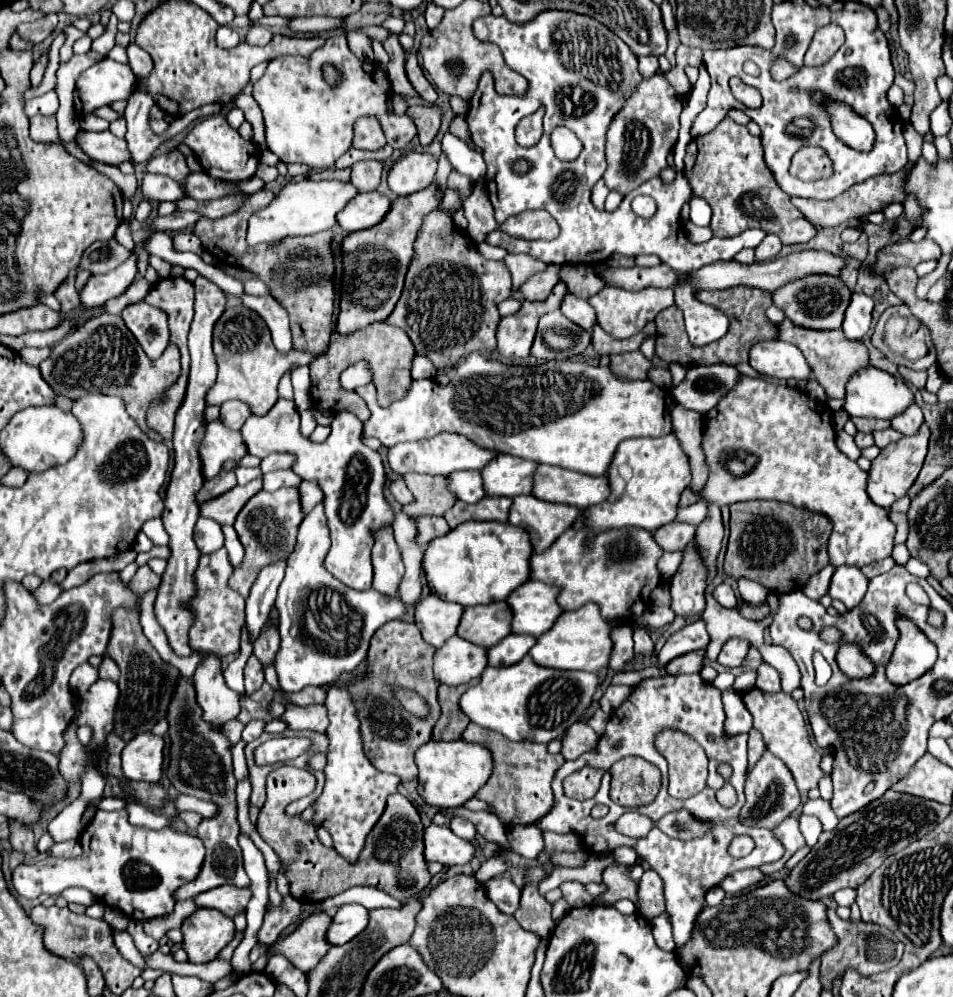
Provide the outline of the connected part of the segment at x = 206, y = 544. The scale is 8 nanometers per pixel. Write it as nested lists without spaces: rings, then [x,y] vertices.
[[[199,517],[195,523],[195,545],[201,553],[213,553],[223,547],[223,533],[221,525],[213,519]]]

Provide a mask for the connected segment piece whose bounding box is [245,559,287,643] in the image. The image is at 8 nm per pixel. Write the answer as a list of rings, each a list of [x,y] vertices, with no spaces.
[[[287,559],[261,569],[255,585],[251,587],[251,595],[247,597],[247,609],[245,609],[247,633],[249,633],[251,643],[255,641],[255,637],[259,637],[259,629],[263,629],[269,609],[275,603],[277,587],[281,585],[283,575],[285,575],[285,563],[287,563]]]

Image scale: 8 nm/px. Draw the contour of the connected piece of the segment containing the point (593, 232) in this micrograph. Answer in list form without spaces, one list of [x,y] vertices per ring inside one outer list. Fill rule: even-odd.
[[[543,11],[539,17],[527,21],[527,25],[515,25],[513,21],[507,21],[505,15],[485,15],[473,23],[473,33],[479,41],[495,43],[501,49],[505,63],[521,73],[529,83],[525,95],[499,95],[493,87],[493,77],[481,75],[475,95],[477,99],[469,101],[467,123],[471,139],[477,147],[483,149],[483,159],[487,163],[485,185],[489,201],[495,209],[495,219],[501,225],[507,217],[521,211],[545,209],[561,227],[561,233],[555,241],[523,241],[513,239],[503,231],[493,231],[487,237],[487,243],[505,247],[509,253],[527,253],[535,259],[541,259],[543,263],[553,265],[603,263],[611,255],[657,255],[661,263],[669,265],[679,275],[679,281],[673,289],[675,305],[685,313],[689,341],[701,347],[721,339],[729,331],[729,317],[721,309],[701,303],[695,297],[697,289],[689,283],[687,277],[715,261],[733,261],[741,249],[757,247],[767,233],[751,229],[733,239],[713,237],[709,243],[691,243],[679,221],[681,207],[693,195],[683,171],[675,175],[673,183],[663,183],[661,177],[653,177],[635,189],[635,195],[649,195],[655,199],[657,211],[651,219],[641,219],[633,213],[633,194],[625,196],[613,213],[599,211],[589,199],[593,183],[597,183],[605,171],[605,133],[609,129],[611,117],[623,107],[631,91],[641,81],[637,71],[637,57],[633,51],[603,23],[595,21],[593,17],[567,11]],[[539,107],[545,109],[545,131],[539,143],[533,147],[521,147],[515,141],[515,125],[523,117],[535,113]],[[561,125],[577,133],[583,143],[579,157],[569,163],[555,157],[549,141],[551,131]],[[521,159],[533,165],[523,175],[511,169],[511,165]]]

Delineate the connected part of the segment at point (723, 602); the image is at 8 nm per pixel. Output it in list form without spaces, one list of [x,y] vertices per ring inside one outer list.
[[[727,583],[717,585],[715,591],[713,591],[713,597],[715,597],[715,601],[717,601],[721,607],[725,607],[725,609],[735,609],[735,607],[737,607],[737,597],[735,597],[733,589],[731,589]]]

